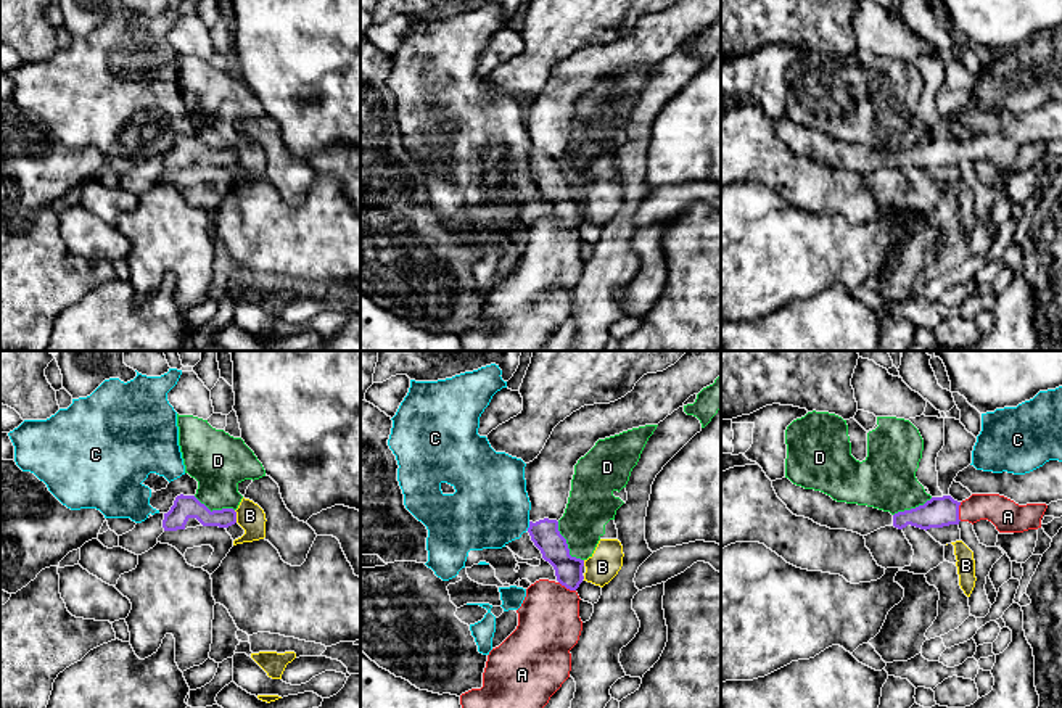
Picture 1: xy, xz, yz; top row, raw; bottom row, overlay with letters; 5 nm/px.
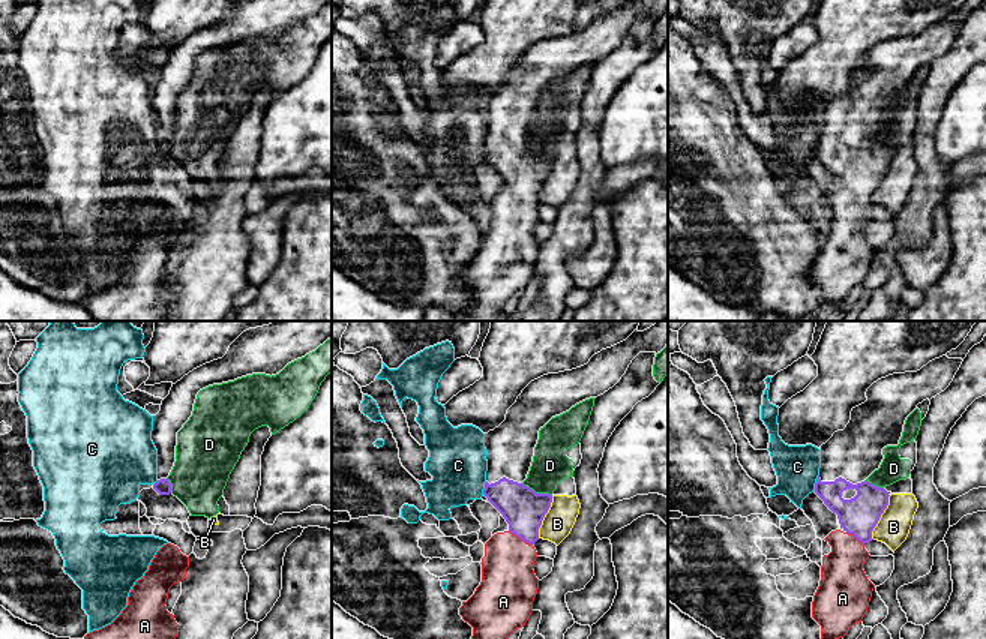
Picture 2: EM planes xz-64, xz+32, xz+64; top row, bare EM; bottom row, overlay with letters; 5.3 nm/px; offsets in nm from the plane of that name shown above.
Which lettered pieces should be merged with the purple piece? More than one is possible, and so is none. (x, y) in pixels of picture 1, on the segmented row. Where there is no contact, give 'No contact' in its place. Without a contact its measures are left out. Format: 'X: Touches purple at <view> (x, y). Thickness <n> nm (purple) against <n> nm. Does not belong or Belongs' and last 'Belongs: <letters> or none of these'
A: Touches purple at yz (958, 512). Thickness 150 nm (purple) against 160 nm. Belongs
B: Touches purple at xy (235, 517). Thickness 110 nm (purple) against 140 nm. Does not belong
C: Touches purple at xz (530, 526). Thickness 140 nm (purple) against 380 nm. Does not belong
D: Touches purple at xz (567, 544). Thickness 140 nm (purple) against 240 nm. Does not belong
Belongs: A

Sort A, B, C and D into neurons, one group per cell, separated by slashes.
A / B D / C

